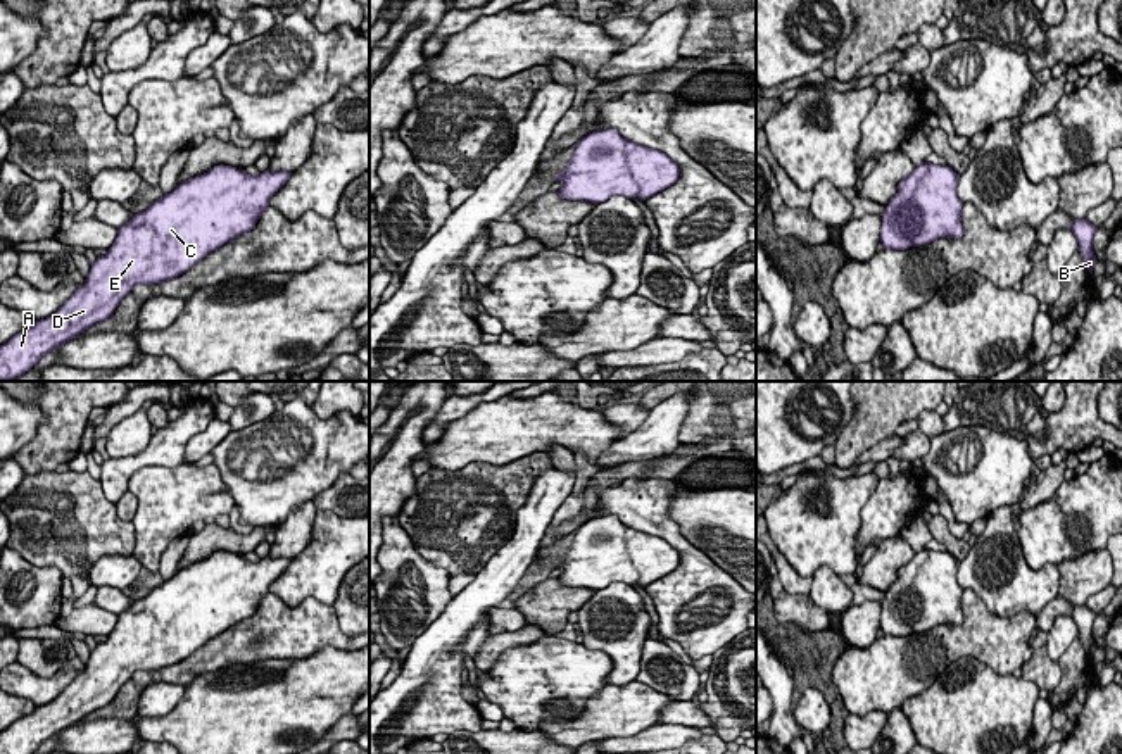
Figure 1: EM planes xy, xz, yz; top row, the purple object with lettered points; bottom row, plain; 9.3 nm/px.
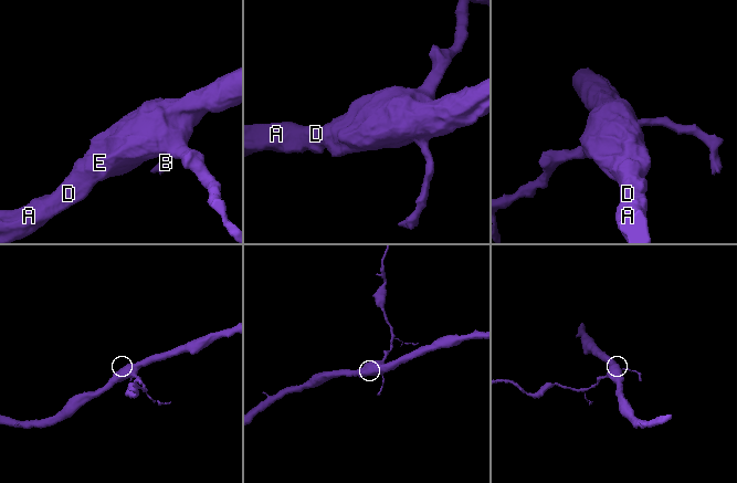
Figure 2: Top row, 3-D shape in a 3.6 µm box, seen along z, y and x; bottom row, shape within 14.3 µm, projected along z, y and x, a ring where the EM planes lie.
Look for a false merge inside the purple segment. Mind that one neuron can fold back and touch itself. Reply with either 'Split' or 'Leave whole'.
Leave whole

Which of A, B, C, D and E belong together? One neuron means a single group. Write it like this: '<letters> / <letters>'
A B C D E

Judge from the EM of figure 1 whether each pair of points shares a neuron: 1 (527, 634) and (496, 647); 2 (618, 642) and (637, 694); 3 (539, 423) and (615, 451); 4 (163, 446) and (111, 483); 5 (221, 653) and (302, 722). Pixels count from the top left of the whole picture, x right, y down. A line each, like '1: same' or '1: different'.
1: same
2: different
3: different
4: same
5: different

